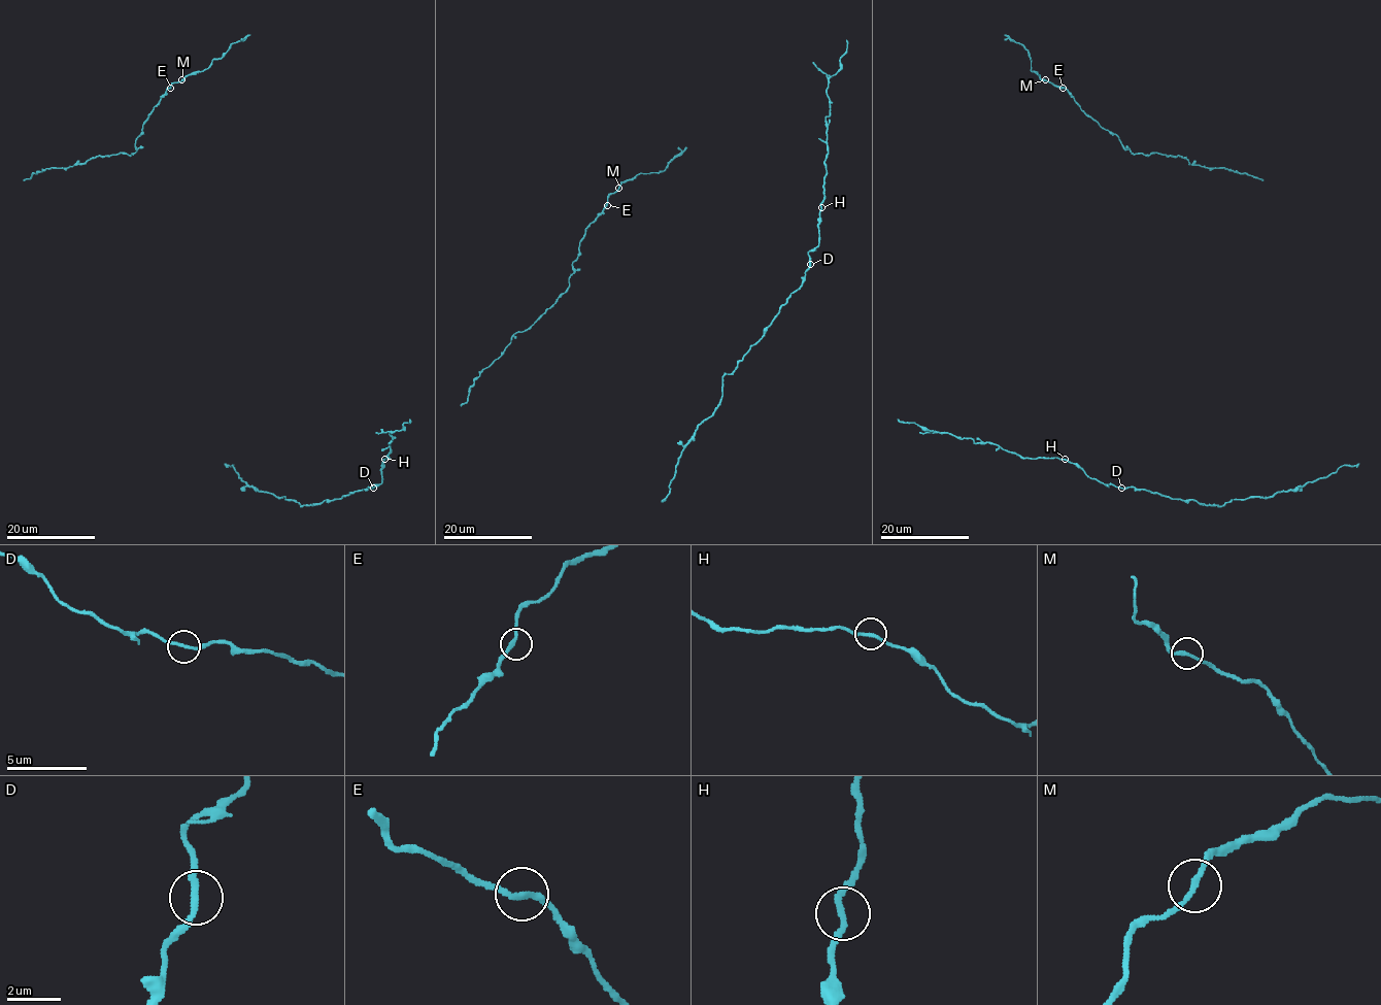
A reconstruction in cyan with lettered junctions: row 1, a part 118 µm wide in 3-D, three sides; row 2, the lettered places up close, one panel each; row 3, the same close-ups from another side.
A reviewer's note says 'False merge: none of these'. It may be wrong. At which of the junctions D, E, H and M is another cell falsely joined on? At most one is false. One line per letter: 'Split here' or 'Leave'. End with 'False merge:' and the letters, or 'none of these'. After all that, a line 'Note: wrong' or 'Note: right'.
D: Leave
E: Leave
H: Leave
M: Split here
False merge: M
Note: wrong

